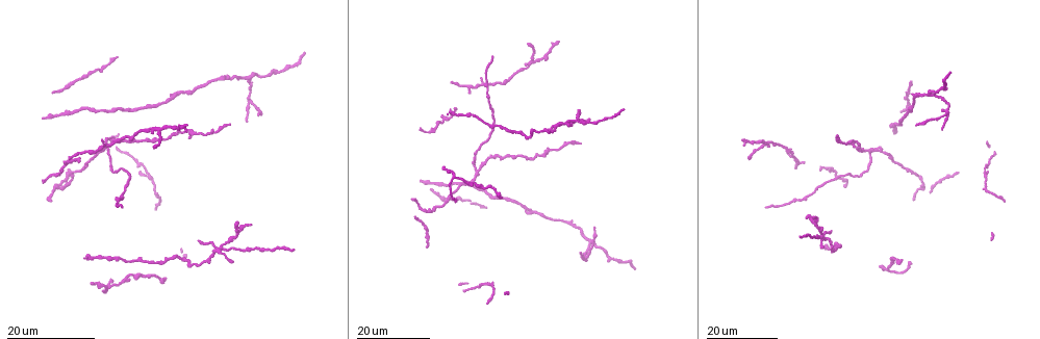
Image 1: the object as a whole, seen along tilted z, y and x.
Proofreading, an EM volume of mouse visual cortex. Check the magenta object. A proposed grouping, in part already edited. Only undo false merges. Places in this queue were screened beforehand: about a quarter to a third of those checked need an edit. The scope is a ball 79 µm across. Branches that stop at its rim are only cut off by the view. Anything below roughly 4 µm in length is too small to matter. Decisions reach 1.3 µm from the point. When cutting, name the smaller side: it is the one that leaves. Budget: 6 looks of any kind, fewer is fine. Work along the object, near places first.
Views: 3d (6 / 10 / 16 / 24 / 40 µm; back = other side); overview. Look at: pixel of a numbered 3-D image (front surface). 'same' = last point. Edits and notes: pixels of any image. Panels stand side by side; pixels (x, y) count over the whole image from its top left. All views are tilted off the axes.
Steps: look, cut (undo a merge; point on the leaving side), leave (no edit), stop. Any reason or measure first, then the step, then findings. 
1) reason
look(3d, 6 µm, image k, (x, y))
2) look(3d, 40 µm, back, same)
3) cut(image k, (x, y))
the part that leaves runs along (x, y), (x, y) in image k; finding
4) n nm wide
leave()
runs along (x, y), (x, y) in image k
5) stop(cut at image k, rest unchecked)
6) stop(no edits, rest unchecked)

look(3d, 24 µm, image 1, (67, 113))

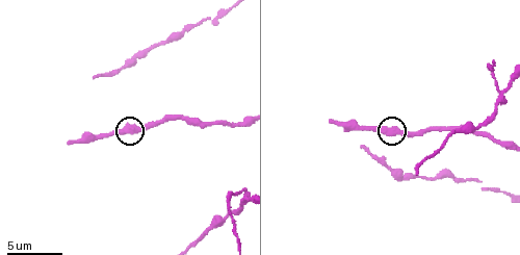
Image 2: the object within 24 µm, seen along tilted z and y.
look(3d, 6 µm, image 2, (129, 124))

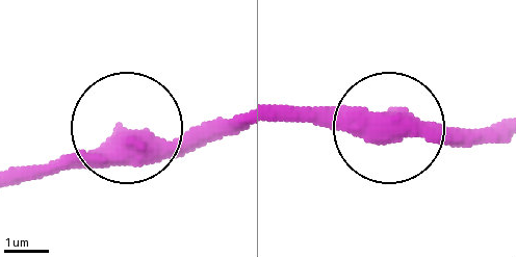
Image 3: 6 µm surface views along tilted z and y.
390 nm wide
leave()
all the same cell

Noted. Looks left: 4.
three-way junction
look(3d, 24 µm, image 1, (931, 95))

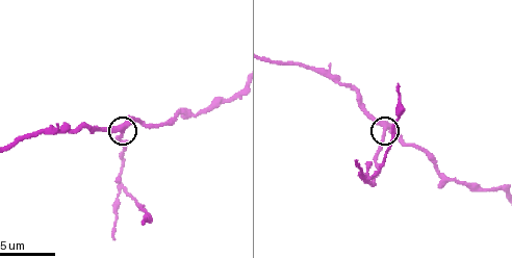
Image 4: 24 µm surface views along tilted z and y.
look(3d, 6 µm, image 4, (122, 129))

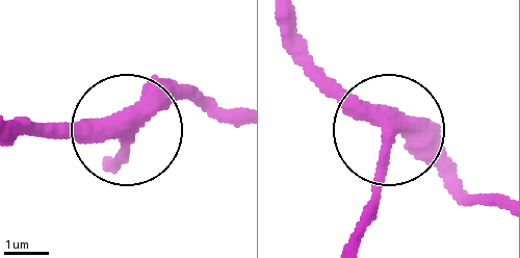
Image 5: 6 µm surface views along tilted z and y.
leave()
runs along (282, 16), (337, 82), (469, 202) in image 5; one cell here

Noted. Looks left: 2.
four or more arms meet
look(3d, 10 µm, image 4, (120, 186))

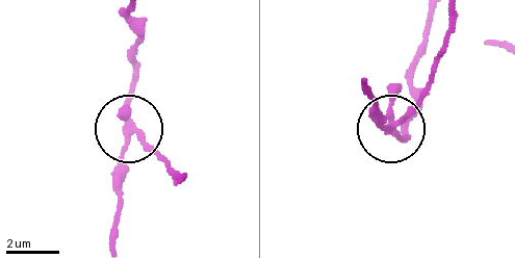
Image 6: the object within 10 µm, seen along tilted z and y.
leave()
all the same cell

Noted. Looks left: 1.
stop(no edits, rest unchecked)

